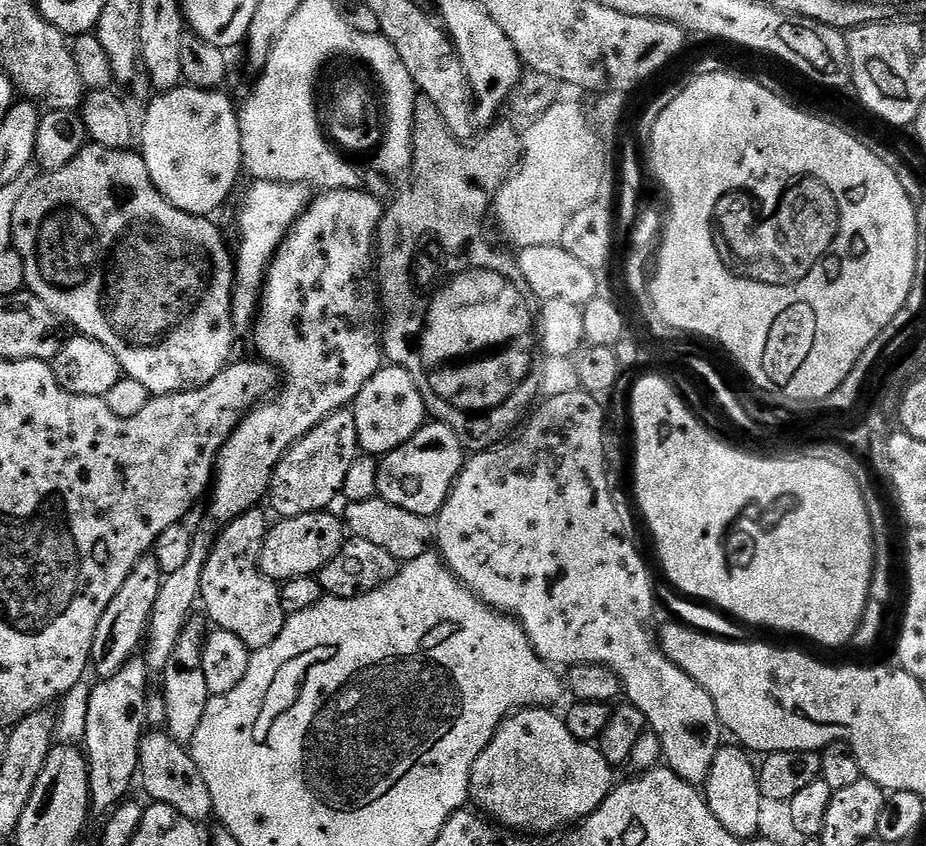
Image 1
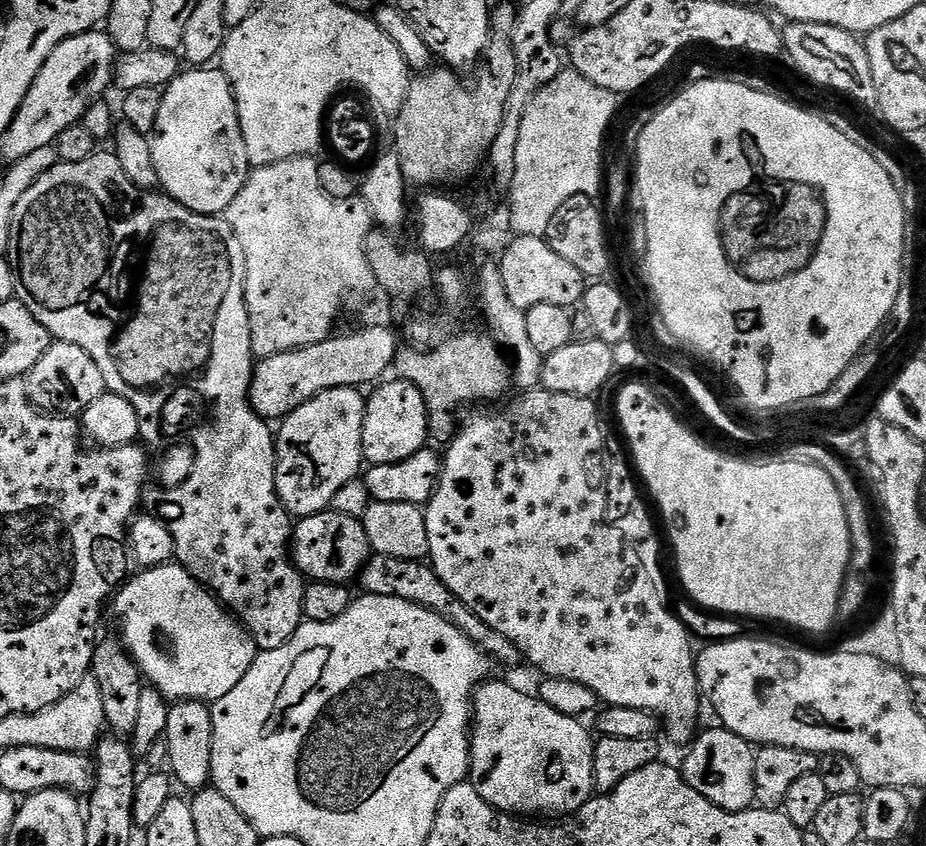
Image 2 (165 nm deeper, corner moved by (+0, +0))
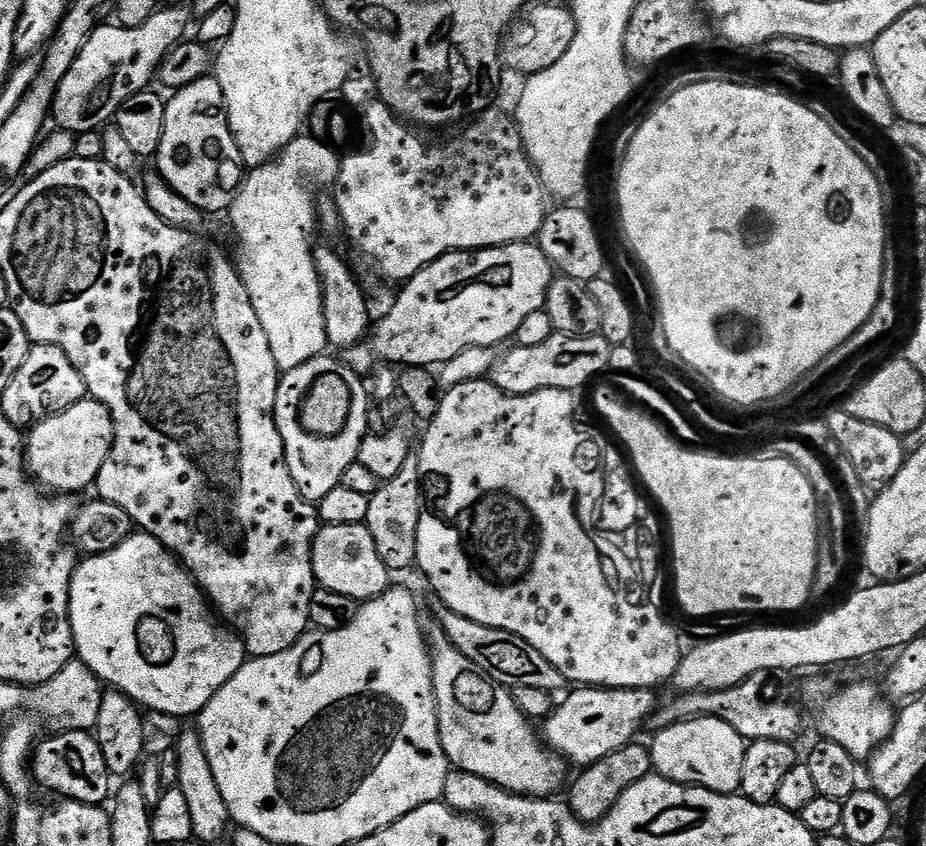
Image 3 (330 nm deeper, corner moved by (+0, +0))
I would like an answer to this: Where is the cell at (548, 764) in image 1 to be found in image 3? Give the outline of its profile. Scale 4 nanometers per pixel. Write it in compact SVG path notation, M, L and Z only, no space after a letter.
M439 626L426 632L432 653L432 685L442 750L453 769L486 778L518 796L552 798L564 784L565 761L557 756L534 729L533 721L518 710L511 691L484 675L459 652Z

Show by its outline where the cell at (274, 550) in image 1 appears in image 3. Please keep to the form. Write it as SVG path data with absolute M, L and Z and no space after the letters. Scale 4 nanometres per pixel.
M365 523L323 525L312 543L312 565L319 587L334 590L334 594L346 594L346 598L357 602L378 598L390 587L388 567L378 555L378 546L374 546L374 538Z

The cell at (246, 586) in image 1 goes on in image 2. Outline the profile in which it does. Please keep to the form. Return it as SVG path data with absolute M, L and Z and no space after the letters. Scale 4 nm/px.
M97 150L82 162L56 163L46 174L38 177L34 186L30 186L26 194L22 194L22 198L18 198L18 202L12 207L10 242L6 255L14 274L15 299L24 304L26 310L30 310L30 314L34 314L34 318L38 318L38 322L42 322L42 326L46 326L46 330L57 341L82 346L82 350L86 350L86 354L90 354L90 358L98 362L98 370L102 370L105 389L117 392L122 398L132 401L141 425L146 426L147 431L149 428L152 432L160 432L164 427L168 427L192 432L190 447L196 453L196 457L190 474L182 483L160 490L164 492L149 491L146 496L147 511L155 514L170 530L176 547L175 559L247 628L257 649L260 652L269 652L282 646L299 630L304 620L302 594L306 580L290 559L290 539L294 520L282 506L276 493L274 432L273 429L268 429L271 428L269 421L261 418L248 401L254 355L251 350L251 327L248 322L247 304L244 301L244 258L242 248L227 219L220 216L203 216L177 204L163 191L134 186L130 178L126 178L126 170L118 166L115 154L111 151Z

